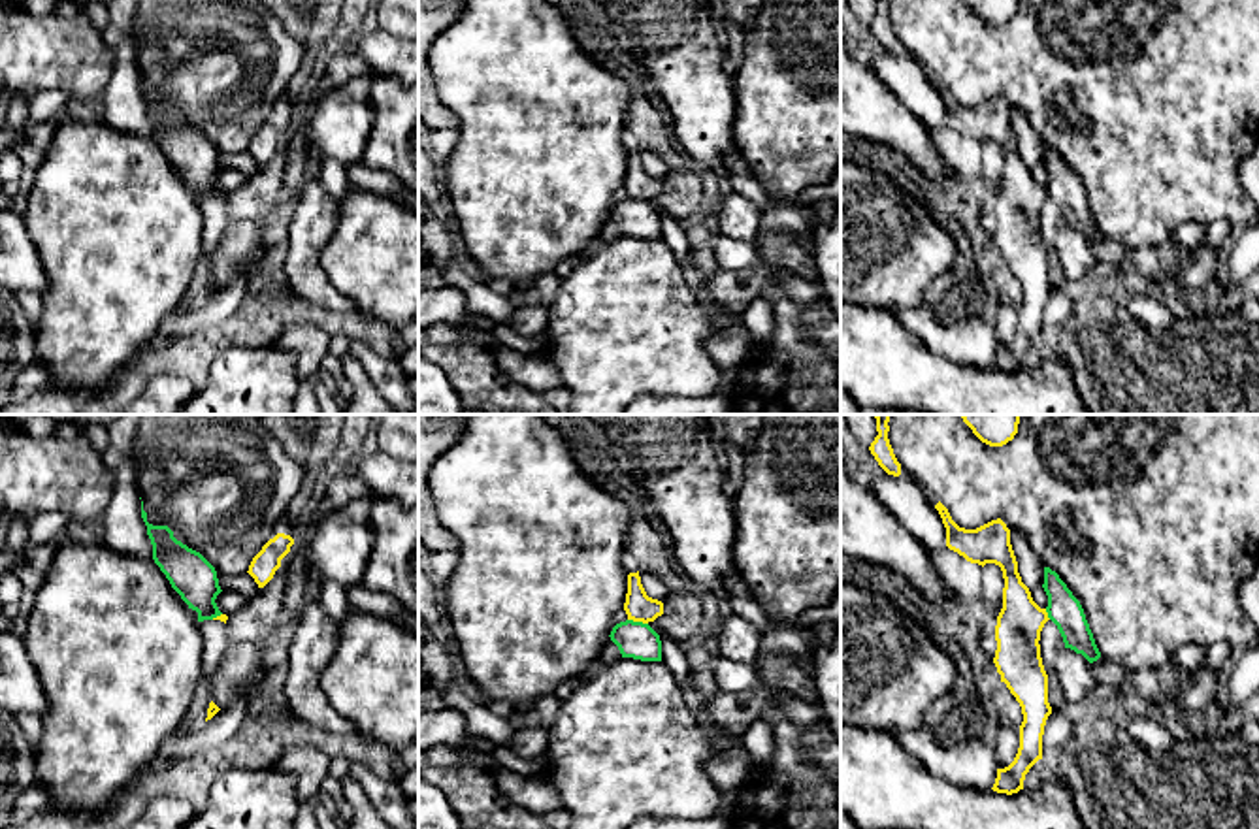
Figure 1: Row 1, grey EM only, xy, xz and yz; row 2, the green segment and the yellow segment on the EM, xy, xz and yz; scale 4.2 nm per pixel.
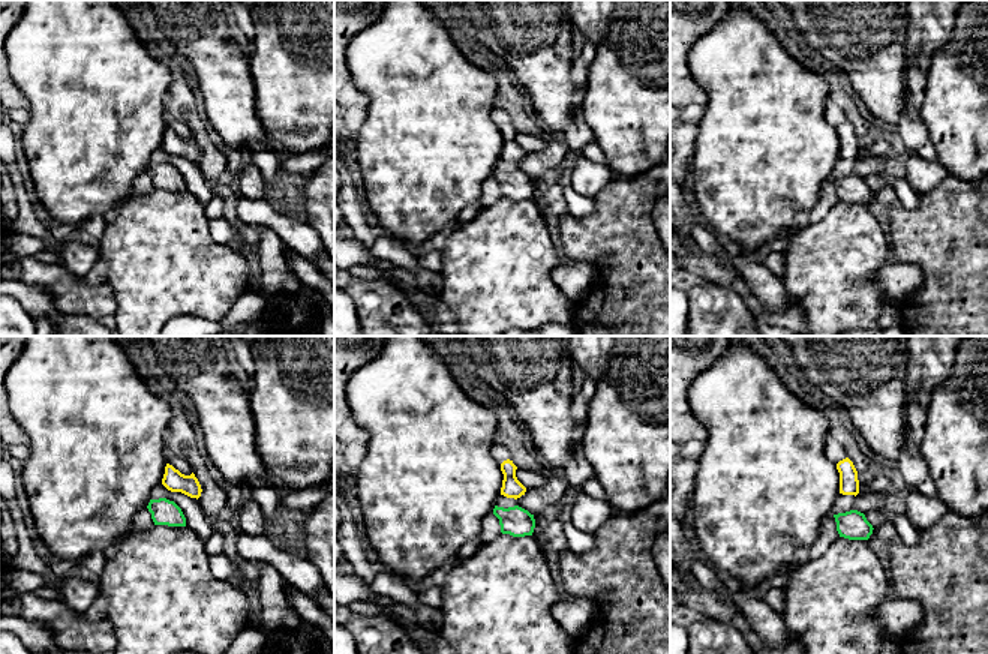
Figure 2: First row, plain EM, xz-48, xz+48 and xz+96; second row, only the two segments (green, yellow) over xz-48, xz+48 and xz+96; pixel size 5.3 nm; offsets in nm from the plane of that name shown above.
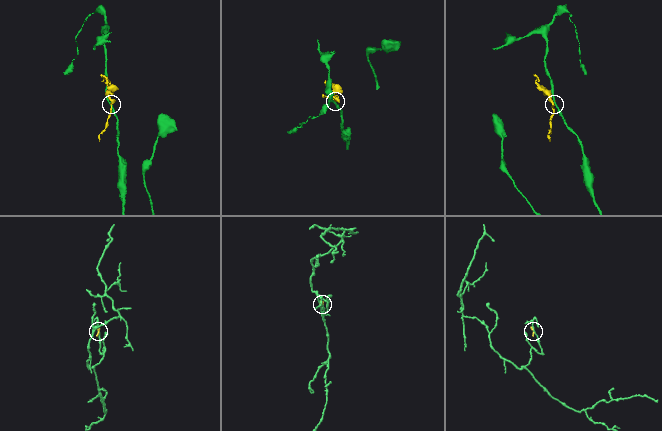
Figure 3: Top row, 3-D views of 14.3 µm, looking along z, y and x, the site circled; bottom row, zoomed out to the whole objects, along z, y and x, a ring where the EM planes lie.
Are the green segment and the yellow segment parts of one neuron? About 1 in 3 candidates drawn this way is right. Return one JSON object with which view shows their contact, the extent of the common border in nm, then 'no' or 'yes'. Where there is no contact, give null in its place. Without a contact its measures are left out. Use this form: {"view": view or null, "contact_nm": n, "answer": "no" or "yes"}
{"view": "xz", "contact_nm": 90, "answer": "no"}

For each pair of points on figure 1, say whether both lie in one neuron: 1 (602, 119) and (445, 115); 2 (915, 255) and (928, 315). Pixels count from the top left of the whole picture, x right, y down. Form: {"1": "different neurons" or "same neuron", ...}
{"1": "different neurons", "2": "different neurons"}

